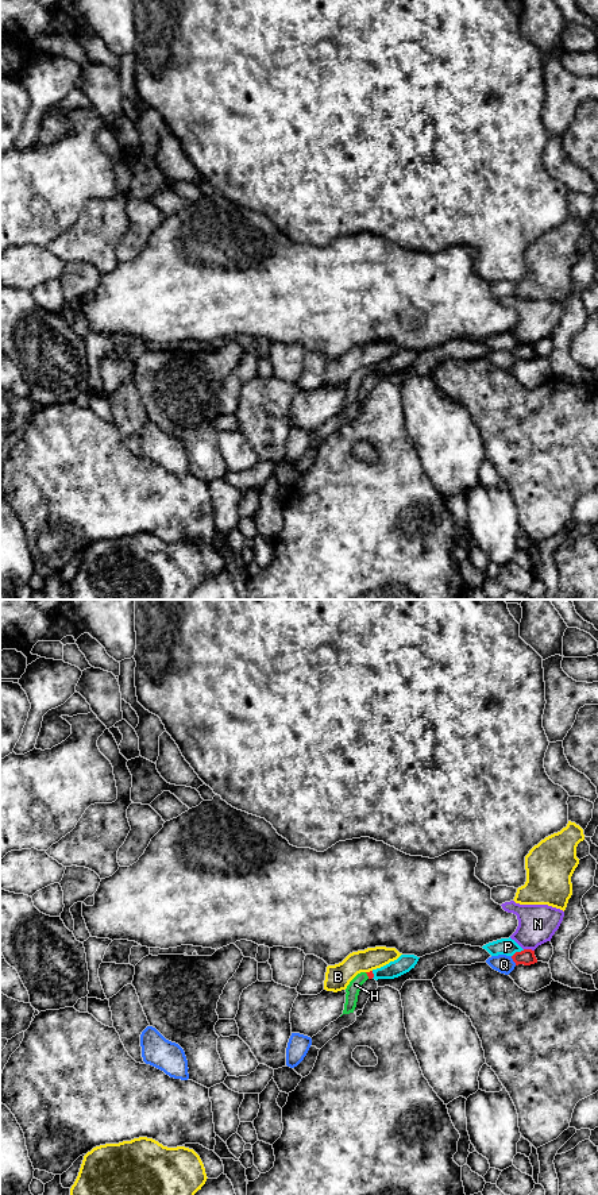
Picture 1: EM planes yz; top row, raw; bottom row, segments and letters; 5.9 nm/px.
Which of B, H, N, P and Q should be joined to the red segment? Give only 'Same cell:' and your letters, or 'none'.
Same cell: H

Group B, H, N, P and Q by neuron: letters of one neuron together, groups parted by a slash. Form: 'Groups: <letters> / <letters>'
Groups: B / H / N / P / Q

